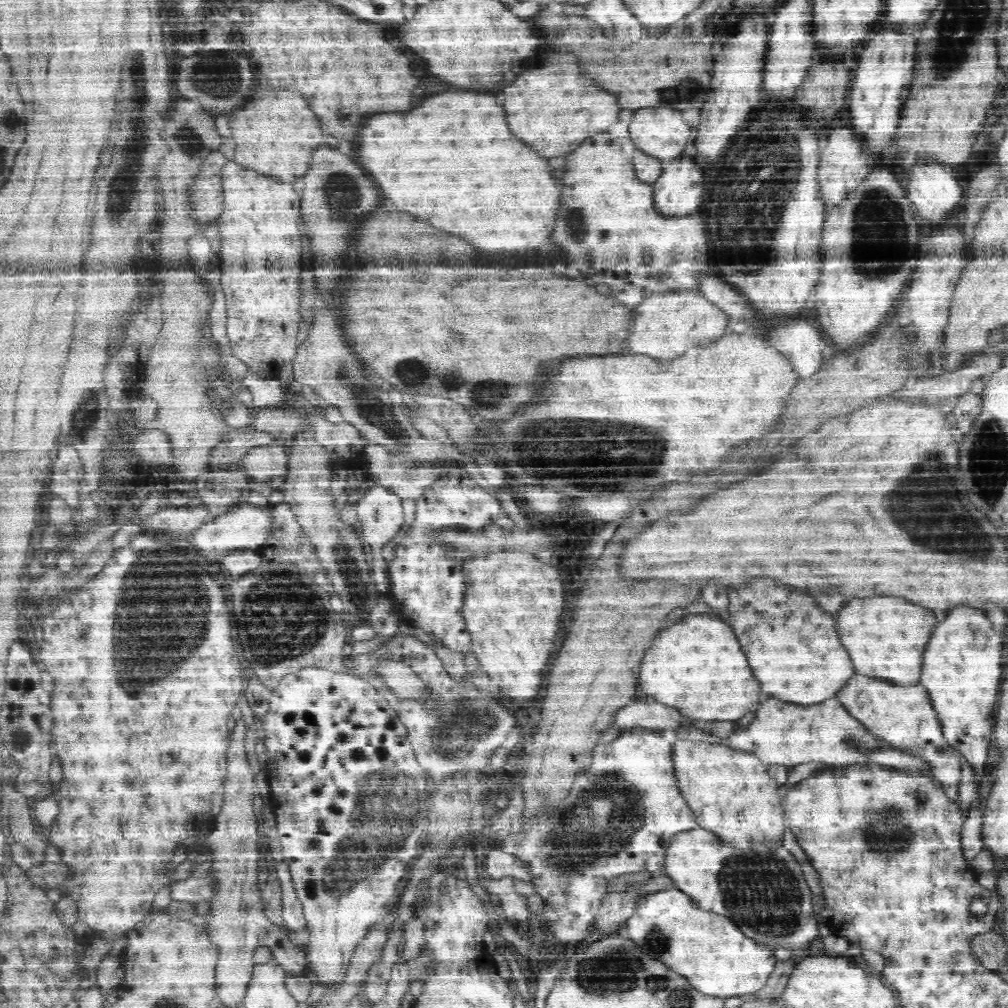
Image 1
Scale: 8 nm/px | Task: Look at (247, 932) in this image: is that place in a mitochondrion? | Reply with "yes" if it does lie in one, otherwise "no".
no

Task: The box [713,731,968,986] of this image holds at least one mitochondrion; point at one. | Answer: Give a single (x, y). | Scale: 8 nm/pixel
(885, 828)

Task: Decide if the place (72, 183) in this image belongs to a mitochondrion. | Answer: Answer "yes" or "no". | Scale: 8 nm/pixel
no

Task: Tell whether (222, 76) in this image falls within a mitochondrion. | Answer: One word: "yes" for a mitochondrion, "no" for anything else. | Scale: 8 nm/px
yes

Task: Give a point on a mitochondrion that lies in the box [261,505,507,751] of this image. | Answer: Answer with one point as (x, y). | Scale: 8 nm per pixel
(352, 576)

